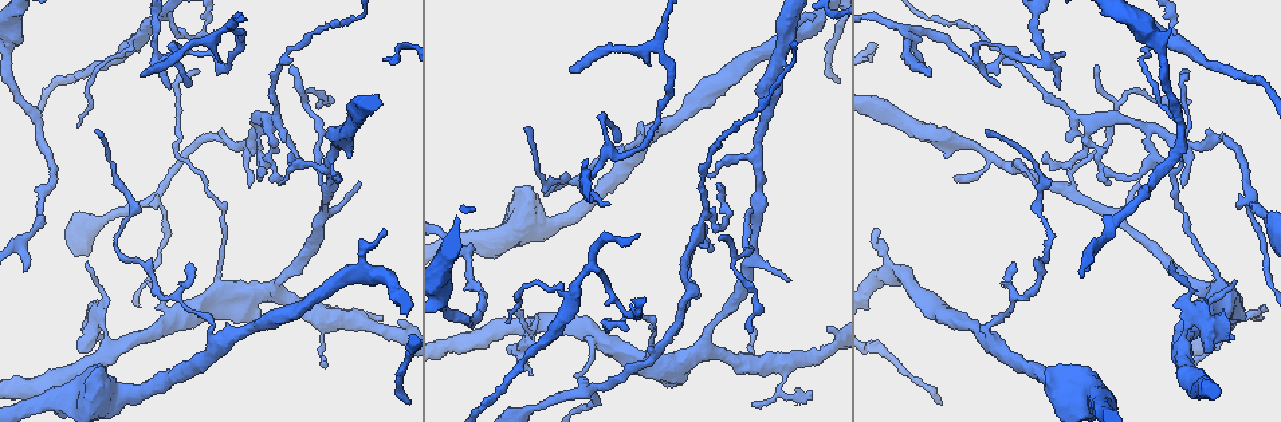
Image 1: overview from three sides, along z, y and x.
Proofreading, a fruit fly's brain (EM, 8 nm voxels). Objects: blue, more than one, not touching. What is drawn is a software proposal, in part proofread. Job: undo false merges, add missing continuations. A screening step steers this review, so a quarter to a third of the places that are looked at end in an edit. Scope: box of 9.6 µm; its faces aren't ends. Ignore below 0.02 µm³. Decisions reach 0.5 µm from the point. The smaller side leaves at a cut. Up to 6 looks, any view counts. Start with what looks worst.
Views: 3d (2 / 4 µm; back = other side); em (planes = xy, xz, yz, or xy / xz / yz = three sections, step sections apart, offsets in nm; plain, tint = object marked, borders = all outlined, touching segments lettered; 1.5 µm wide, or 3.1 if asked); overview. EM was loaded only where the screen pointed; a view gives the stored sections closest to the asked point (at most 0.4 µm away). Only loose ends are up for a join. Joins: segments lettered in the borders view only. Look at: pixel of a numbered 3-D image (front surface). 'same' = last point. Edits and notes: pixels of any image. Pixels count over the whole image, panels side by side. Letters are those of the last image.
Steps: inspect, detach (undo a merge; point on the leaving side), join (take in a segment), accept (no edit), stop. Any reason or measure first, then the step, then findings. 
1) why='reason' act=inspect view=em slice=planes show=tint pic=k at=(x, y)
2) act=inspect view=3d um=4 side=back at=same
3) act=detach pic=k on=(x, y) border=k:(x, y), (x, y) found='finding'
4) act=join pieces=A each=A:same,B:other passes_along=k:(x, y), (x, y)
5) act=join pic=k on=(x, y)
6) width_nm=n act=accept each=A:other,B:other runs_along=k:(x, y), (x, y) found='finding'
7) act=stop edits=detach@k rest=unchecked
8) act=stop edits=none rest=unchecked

why='tapers out' act=inspect view=3d um=2 side=back pic=1 at=(284, 183)

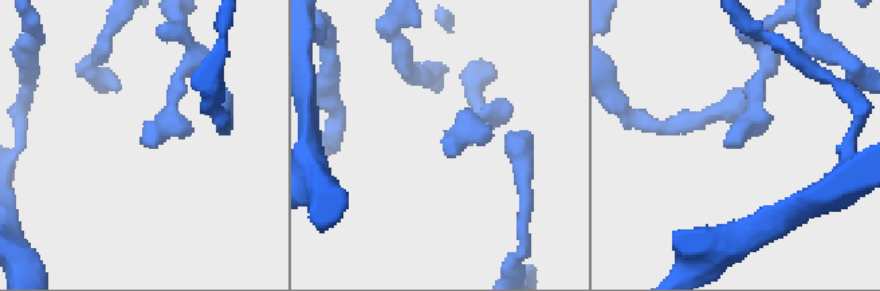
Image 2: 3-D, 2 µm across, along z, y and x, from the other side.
act=inspect view=em slice=planes show=tint pic=2 at=(724, 146)

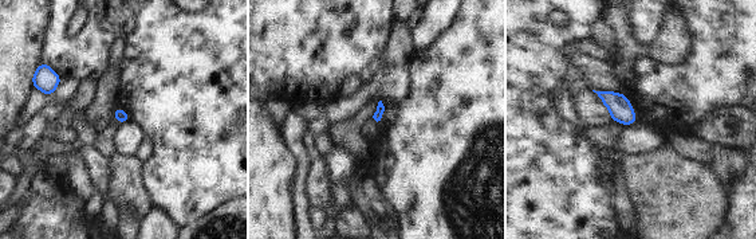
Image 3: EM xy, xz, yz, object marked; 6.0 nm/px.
why='what lies round it' act=inspect view=em slice=planes show=borders at=same

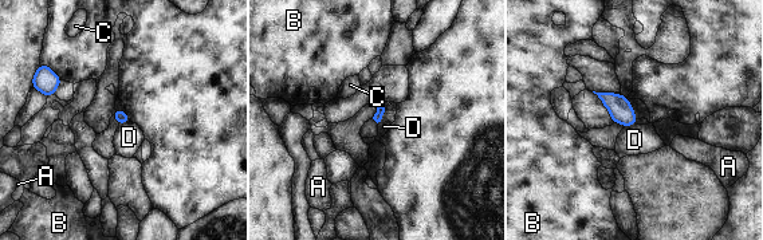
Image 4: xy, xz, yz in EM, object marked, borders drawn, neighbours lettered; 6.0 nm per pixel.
act=accept each=A:other,B:other,C:other,D:other border=4:(382, 102), (382, 117), (377, 122) found='no lettered segment goes on from it'

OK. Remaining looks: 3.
act=inspect view=3d um=4 pic=1 at=(923, 60)

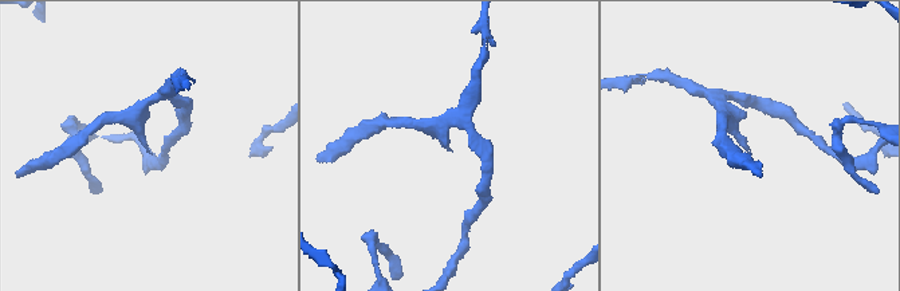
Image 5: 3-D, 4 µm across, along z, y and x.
act=inspect view=em slice=yz step=4 show=borders pic=5 at=(146, 150)

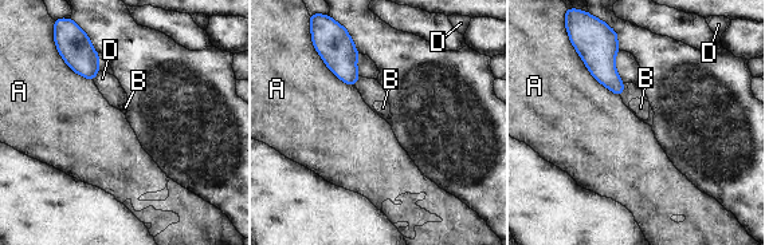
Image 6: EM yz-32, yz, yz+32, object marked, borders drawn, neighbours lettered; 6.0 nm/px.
act=accept each=A:other,B:other,D:other border=6:(576, 52), (591, 75), (620, 98) found='no lettered segment goes on from it'

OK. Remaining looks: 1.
act=stop edits=none rest=unchecked

